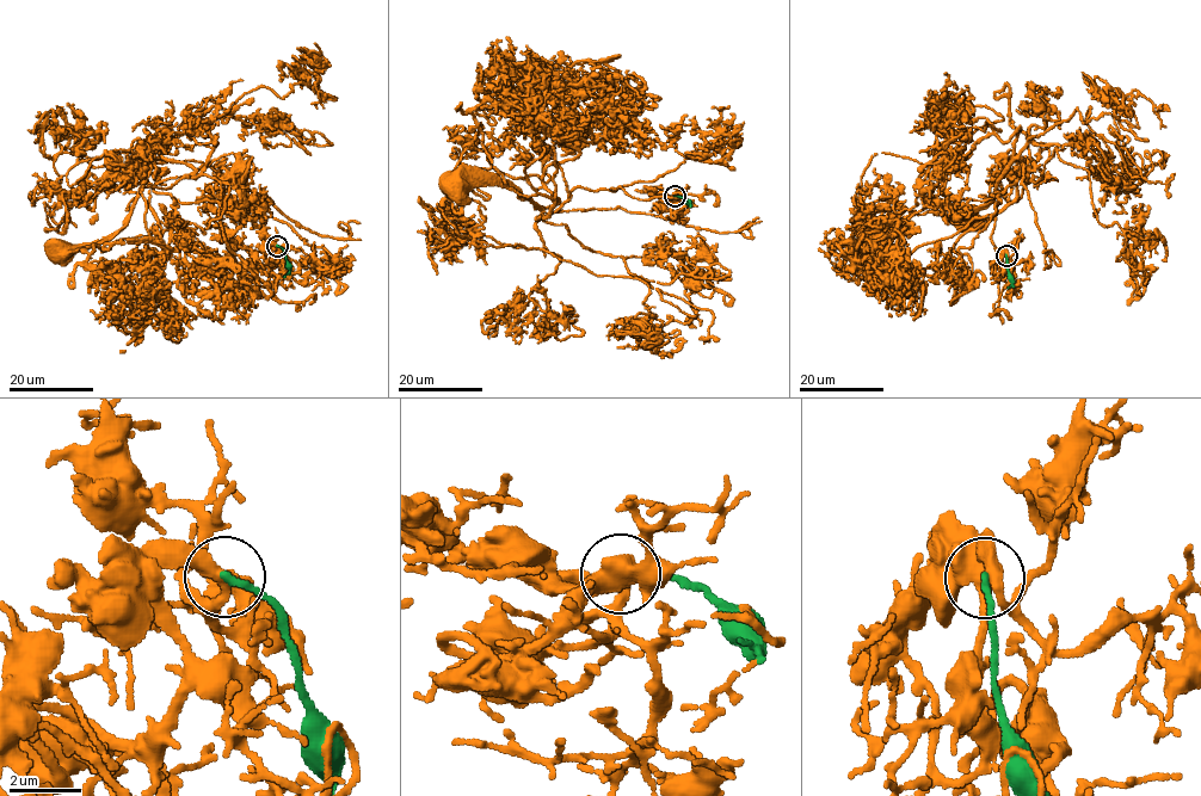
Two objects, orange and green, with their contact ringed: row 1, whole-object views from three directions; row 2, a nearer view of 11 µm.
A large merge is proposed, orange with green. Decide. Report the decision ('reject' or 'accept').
reject

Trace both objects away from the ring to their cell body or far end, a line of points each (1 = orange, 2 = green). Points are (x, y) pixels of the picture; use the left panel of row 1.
1: (276, 246), (263, 267), (272, 292), (229, 250), (217, 203), (156, 192), (149, 167), (122, 228), (57, 251)
2: (277, 246), (284, 252), (289, 270), (284, 277)

